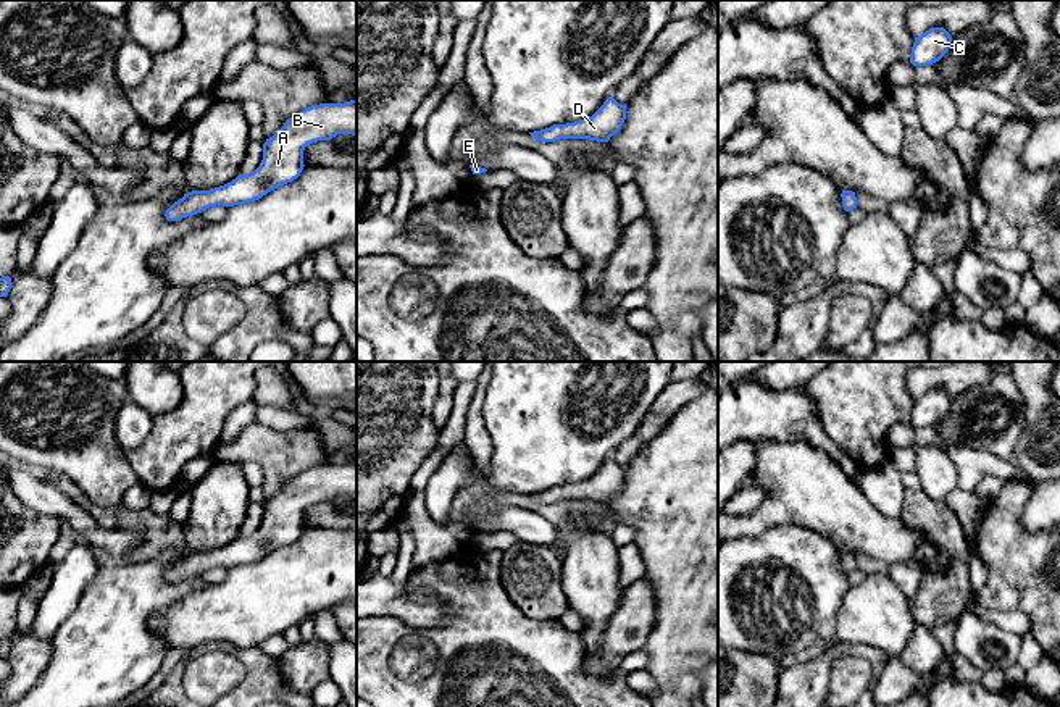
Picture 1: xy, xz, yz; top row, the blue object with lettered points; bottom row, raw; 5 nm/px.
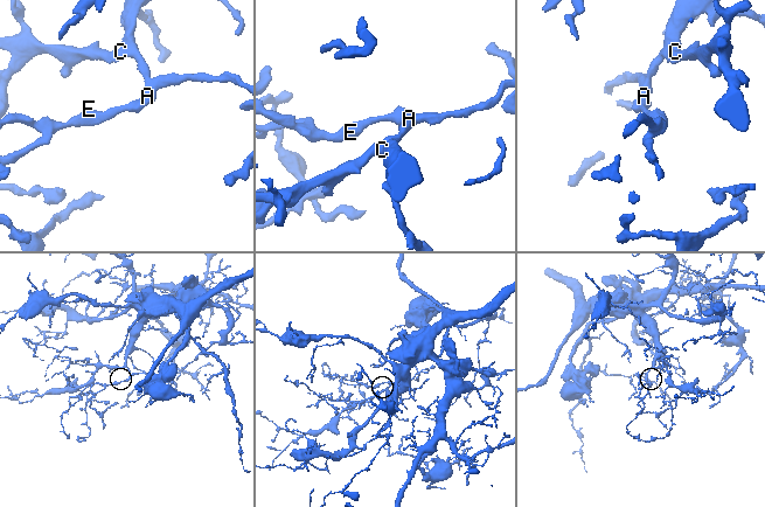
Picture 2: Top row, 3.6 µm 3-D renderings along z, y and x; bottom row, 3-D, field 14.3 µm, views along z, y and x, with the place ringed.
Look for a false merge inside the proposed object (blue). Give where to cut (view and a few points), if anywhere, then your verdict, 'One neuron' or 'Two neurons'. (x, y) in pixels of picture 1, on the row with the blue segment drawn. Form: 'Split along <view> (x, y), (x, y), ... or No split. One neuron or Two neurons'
No split. One neuron

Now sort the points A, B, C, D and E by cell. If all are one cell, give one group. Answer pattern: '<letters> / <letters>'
A B C D E

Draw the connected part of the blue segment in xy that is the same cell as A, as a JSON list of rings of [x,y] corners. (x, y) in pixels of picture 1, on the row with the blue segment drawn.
[[[357,100],[311,105],[294,115],[266,139],[263,160],[253,173],[239,174],[231,182],[210,190],[187,192],[166,210],[165,216],[168,221],[179,221],[210,207],[255,202],[300,176],[307,145],[331,140],[337,134],[357,136]]]

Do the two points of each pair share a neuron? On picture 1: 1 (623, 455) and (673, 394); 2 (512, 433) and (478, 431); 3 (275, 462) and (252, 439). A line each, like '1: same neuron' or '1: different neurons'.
1: same neuron
2: different neurons
3: same neuron

